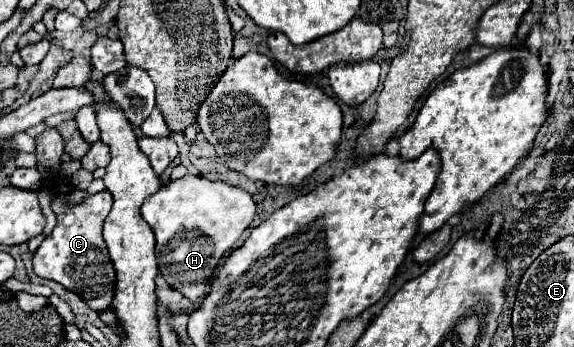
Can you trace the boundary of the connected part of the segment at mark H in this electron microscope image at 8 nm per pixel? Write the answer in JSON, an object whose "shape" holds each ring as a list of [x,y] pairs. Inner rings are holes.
{"shape":[[[185,175],[161,185],[159,191],[143,203],[141,215],[157,239],[155,253],[159,273],[169,287],[179,289],[185,297],[197,301],[209,293],[221,257],[233,247],[257,213],[253,197],[247,191],[231,187],[223,181]]]}

